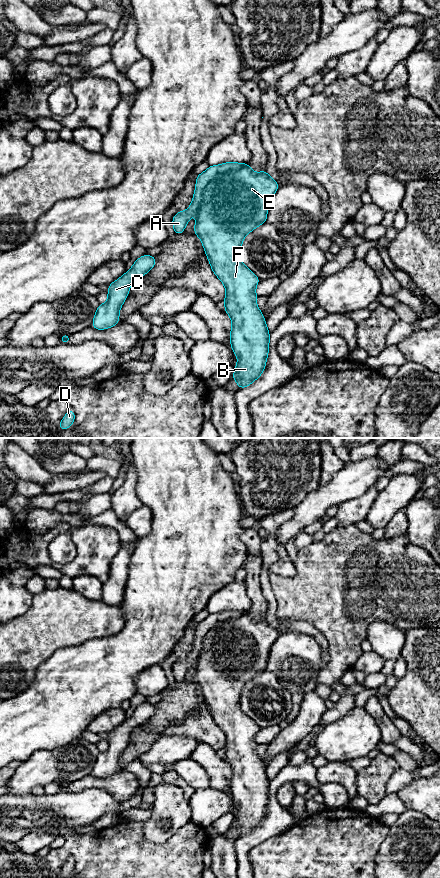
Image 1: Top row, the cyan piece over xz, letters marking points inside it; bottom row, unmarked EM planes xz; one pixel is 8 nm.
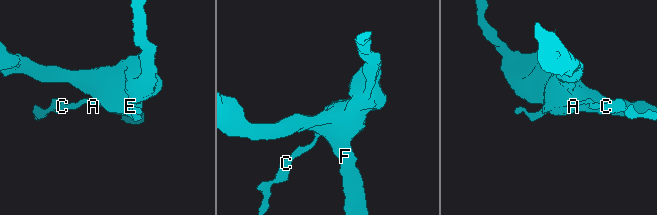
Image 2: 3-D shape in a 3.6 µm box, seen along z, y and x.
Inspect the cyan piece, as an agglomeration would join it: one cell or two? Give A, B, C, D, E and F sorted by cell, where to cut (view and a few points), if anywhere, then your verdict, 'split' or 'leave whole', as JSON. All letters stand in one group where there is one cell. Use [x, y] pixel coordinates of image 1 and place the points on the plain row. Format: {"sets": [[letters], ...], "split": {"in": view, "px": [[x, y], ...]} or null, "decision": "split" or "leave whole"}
{"sets": [["A", "C", "D"], ["B", "E", "F"]], "split": {"in": "xz", "px": [[245, 612], [221, 621], [211, 628], [203, 639], [196, 660]]}, "decision": "split"}

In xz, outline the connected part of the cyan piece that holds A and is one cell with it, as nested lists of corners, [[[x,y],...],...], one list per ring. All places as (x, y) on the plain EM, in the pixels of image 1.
[[[228,610],[220,613],[209,614],[206,619],[196,625],[196,636],[190,655],[187,658],[180,659],[173,664],[172,671],[176,683],[180,683],[185,678],[189,666],[198,660],[203,646],[202,642],[206,633],[219,623],[229,619],[238,618],[244,613],[245,611]]]

